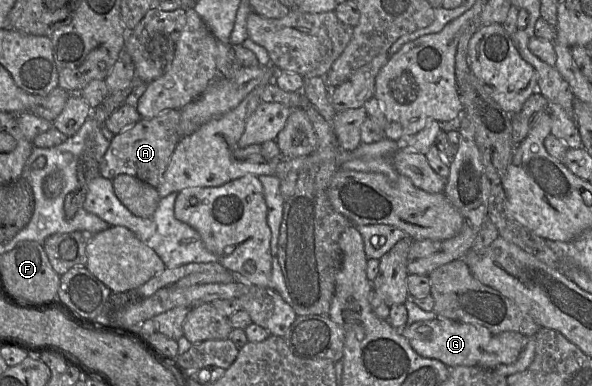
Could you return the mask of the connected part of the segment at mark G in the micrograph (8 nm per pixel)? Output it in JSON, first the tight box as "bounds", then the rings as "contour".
{"bounds":[399,316,528,369],"contour":[[[438,316],[432,320],[405,325],[399,331],[418,355],[439,360],[448,368],[478,366],[495,369],[500,364],[512,364],[518,359],[528,340],[528,337],[518,332],[493,333],[481,325],[453,321]]]}

